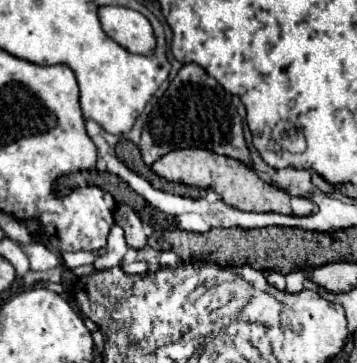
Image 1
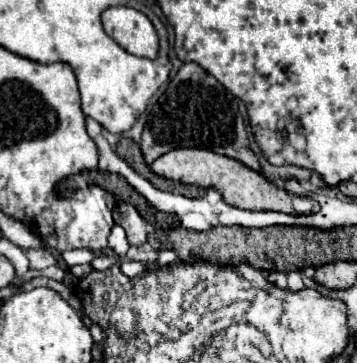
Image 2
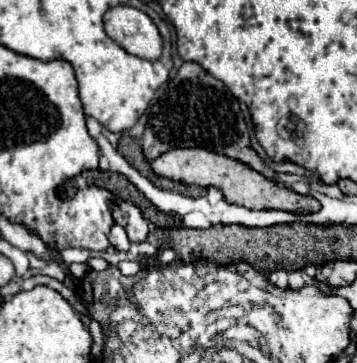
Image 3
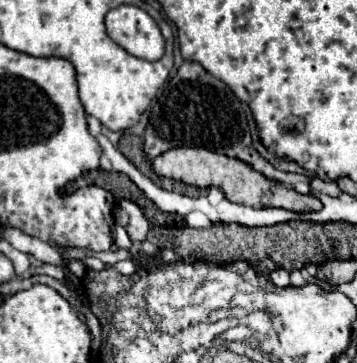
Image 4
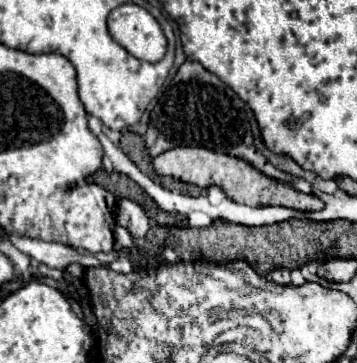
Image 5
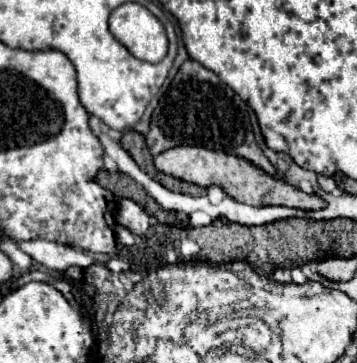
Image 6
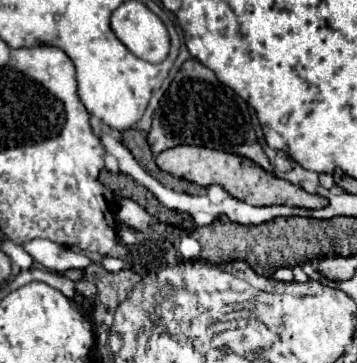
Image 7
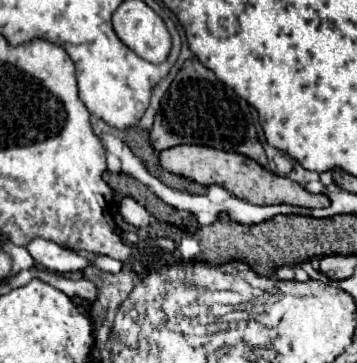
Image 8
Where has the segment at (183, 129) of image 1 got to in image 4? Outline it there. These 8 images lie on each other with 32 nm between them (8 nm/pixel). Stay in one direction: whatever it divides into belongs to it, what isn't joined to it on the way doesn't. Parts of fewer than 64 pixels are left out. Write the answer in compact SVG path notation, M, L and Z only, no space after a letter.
M184 62L178 68L178 74L168 82L166 90L158 98L156 106L150 112L150 122L144 132L144 152L150 160L164 154L170 148L178 146L200 146L212 152L238 158L250 164L254 170L262 172L267 178L294 186L298 182L311 182L303 174L283 172L272 168L252 146L248 132L246 114L242 102L232 94L232 90L210 72L206 72L198 62Z

